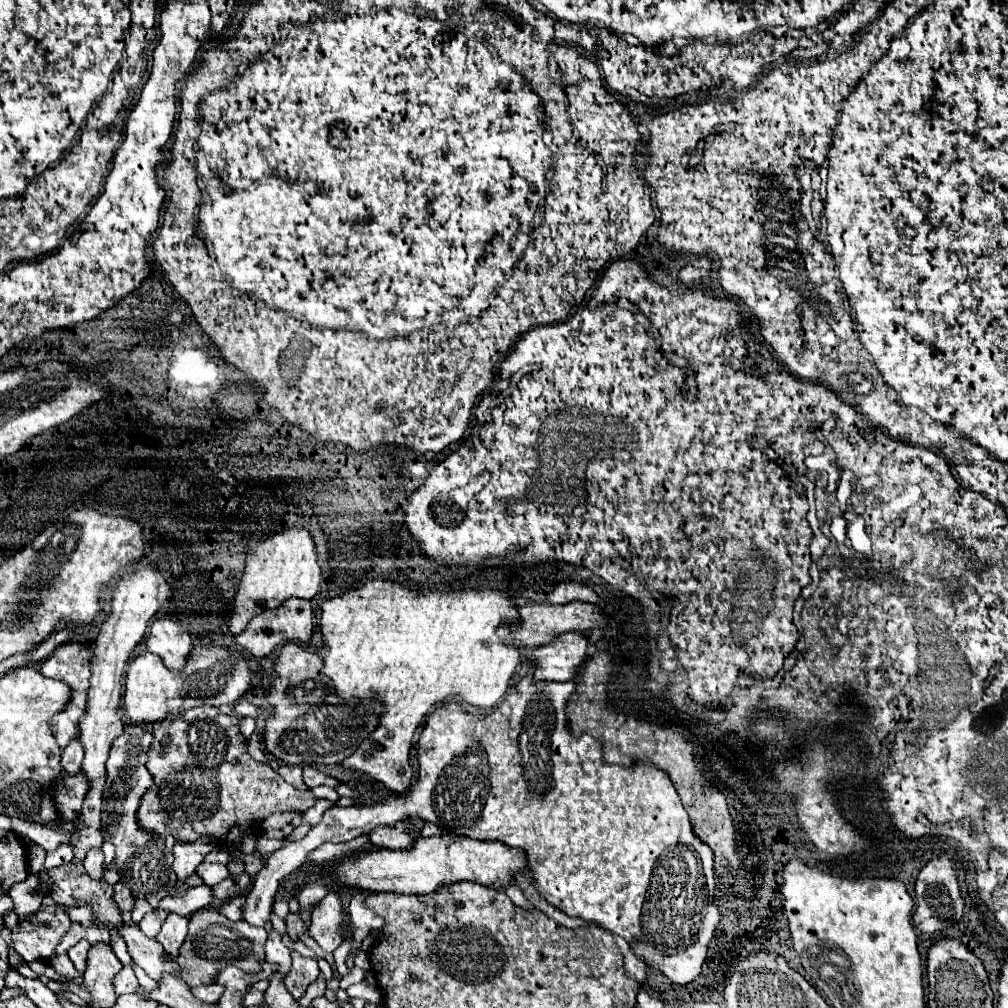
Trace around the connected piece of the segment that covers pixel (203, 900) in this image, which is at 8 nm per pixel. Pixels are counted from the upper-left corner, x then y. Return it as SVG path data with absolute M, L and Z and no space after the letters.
M208 885L188 887L186 891L178 891L174 897L166 897L160 901L160 907L166 911L174 911L178 915L192 915L194 911L208 907L212 903L212 891Z

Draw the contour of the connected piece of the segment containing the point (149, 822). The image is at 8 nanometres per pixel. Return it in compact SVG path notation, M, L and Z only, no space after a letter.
M194 707L152 725L154 743L146 767L154 775L154 785L140 803L140 827L158 835L172 833L182 843L210 835L218 845L234 847L242 835L256 835L258 825L272 813L306 811L318 801L310 789L298 791L268 763L254 761L238 723L234 715L224 715L216 707Z

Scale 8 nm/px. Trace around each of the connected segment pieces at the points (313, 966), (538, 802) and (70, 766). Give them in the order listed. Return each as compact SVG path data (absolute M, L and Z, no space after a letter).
M292 953L292 967L288 971L288 975L284 977L284 987L288 989L288 993L298 1001L304 993L306 993L306 987L316 981L320 975L320 969L318 969L318 963L314 959L308 959L308 957L302 957L300 953Z
M528 673L512 691L512 697L504 697L504 701L488 715L480 715L474 717L470 713L462 711L462 705L452 701L452 703L444 703L440 705L426 721L424 731L420 735L418 741L418 783L414 787L410 787L404 795L398 797L398 801L392 801L392 805L372 805L372 807L332 807L324 813L322 821L318 825L314 825L310 829L310 833L294 843L286 843L282 849L274 851L268 859L266 865L258 871L256 881L252 891L246 897L246 905L244 905L244 921L248 921L250 925L266 925L270 921L270 913L272 913L272 903L274 903L274 895L276 895L276 887L280 883L280 879L288 873L292 873L294 869L298 869L302 863L306 863L308 853L312 853L318 845L322 843L346 843L352 841L368 831L372 831L372 827L378 825L390 825L394 827L398 821L416 817L422 821L430 821L434 823L438 829L446 829L454 835L466 835L472 839L480 839L480 841L500 841L506 843L510 847L520 847L526 851L526 859L528 859L528 871L532 875L534 887L536 891L556 909L560 909L562 913L570 915L570 917L578 917L584 919L588 923L596 923L602 929L608 929L612 935L618 935L622 939L628 941L628 945L634 949L636 957L642 959L646 965L650 965L652 969L658 969L660 973L664 973L672 983L678 985L686 985L690 981L694 981L700 975L702 963L706 959L706 951L708 945L718 929L720 923L720 911L714 903L714 891L716 891L716 873L714 873L714 855L710 851L710 847L706 847L706 843L702 843L694 833L692 827L688 823L688 813L684 811L684 805L680 803L680 797L670 781L670 777L660 771L658 767L650 765L650 763L640 763L636 761L634 767L622 769L620 765L610 765L602 761L602 745L600 741L592 739L590 735L582 735L580 739L574 739L566 727L566 717L564 717L564 709L566 709L566 699L576 691L576 683L568 681L568 683L532 683L532 673Z
M72 739L72 743L62 751L62 769L66 775L76 775L80 773L80 765L82 765L82 745L80 739Z

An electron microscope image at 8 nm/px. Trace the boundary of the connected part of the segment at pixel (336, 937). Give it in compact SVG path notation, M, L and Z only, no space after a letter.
M339 890L330 891L312 912L309 935L329 954L344 940L344 914Z

